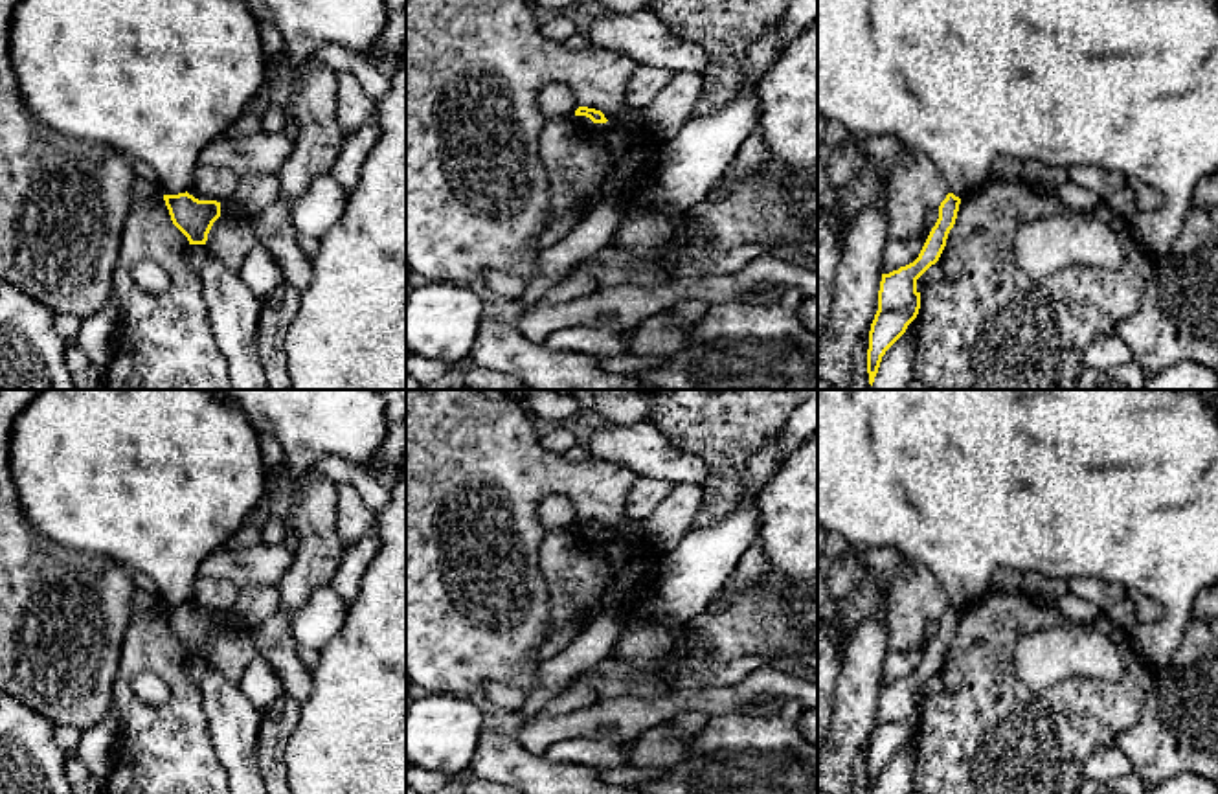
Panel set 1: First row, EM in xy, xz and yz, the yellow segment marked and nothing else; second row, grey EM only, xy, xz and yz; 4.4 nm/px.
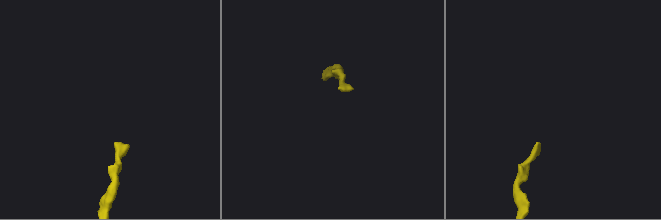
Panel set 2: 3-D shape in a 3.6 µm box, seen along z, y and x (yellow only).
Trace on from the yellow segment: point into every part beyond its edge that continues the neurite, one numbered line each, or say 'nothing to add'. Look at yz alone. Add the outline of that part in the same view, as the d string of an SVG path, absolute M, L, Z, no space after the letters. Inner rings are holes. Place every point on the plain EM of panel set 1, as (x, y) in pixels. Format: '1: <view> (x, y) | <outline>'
nothing to add

